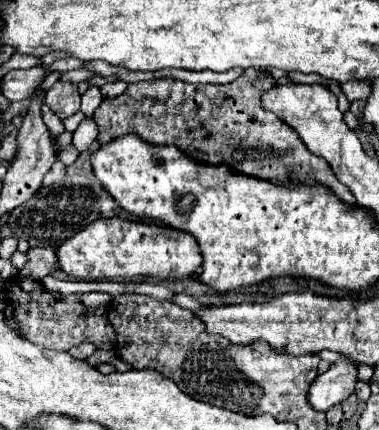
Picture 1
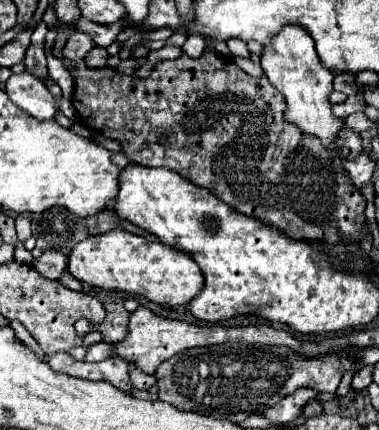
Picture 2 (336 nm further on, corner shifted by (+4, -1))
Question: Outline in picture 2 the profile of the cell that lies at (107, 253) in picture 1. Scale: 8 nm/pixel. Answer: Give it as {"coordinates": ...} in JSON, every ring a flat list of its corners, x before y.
{"coordinates":[[109,231,77,243,69,255,69,273,93,287,141,295,159,305,187,305,203,289,203,273,197,263,163,243,147,243,127,231]]}

